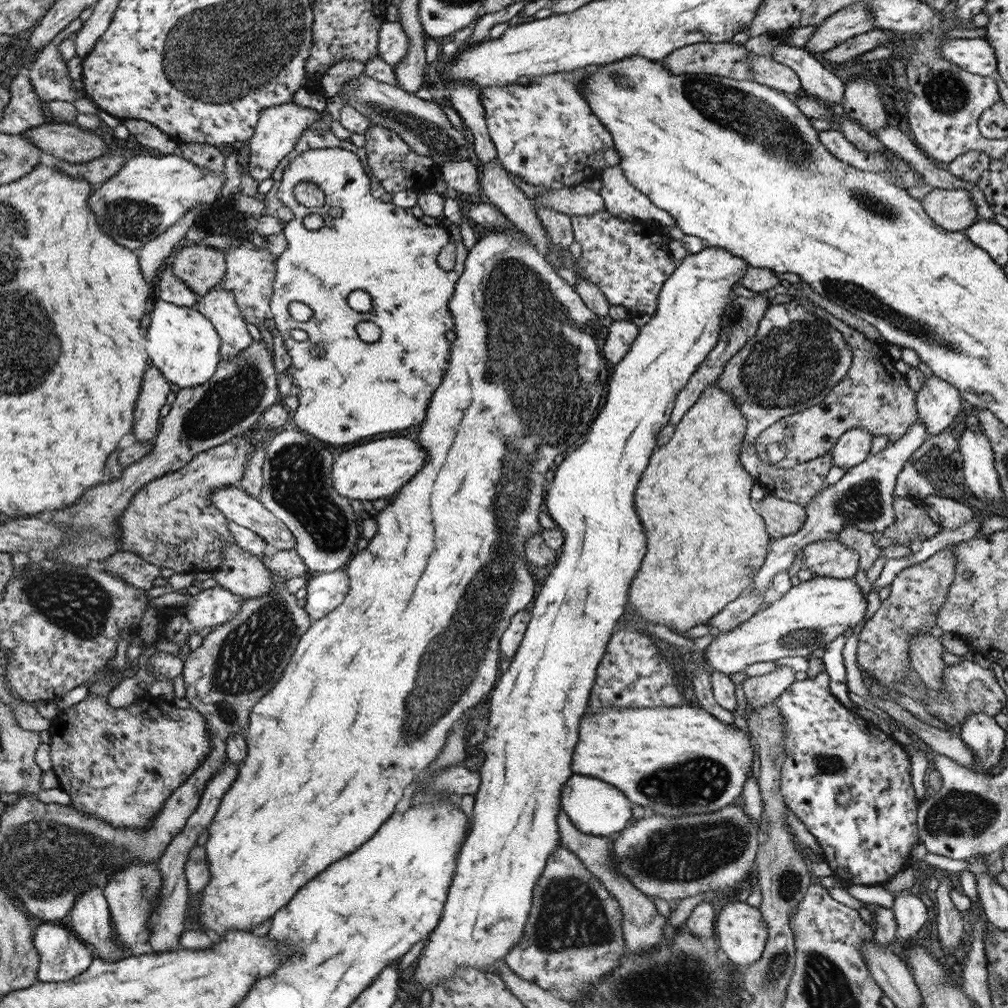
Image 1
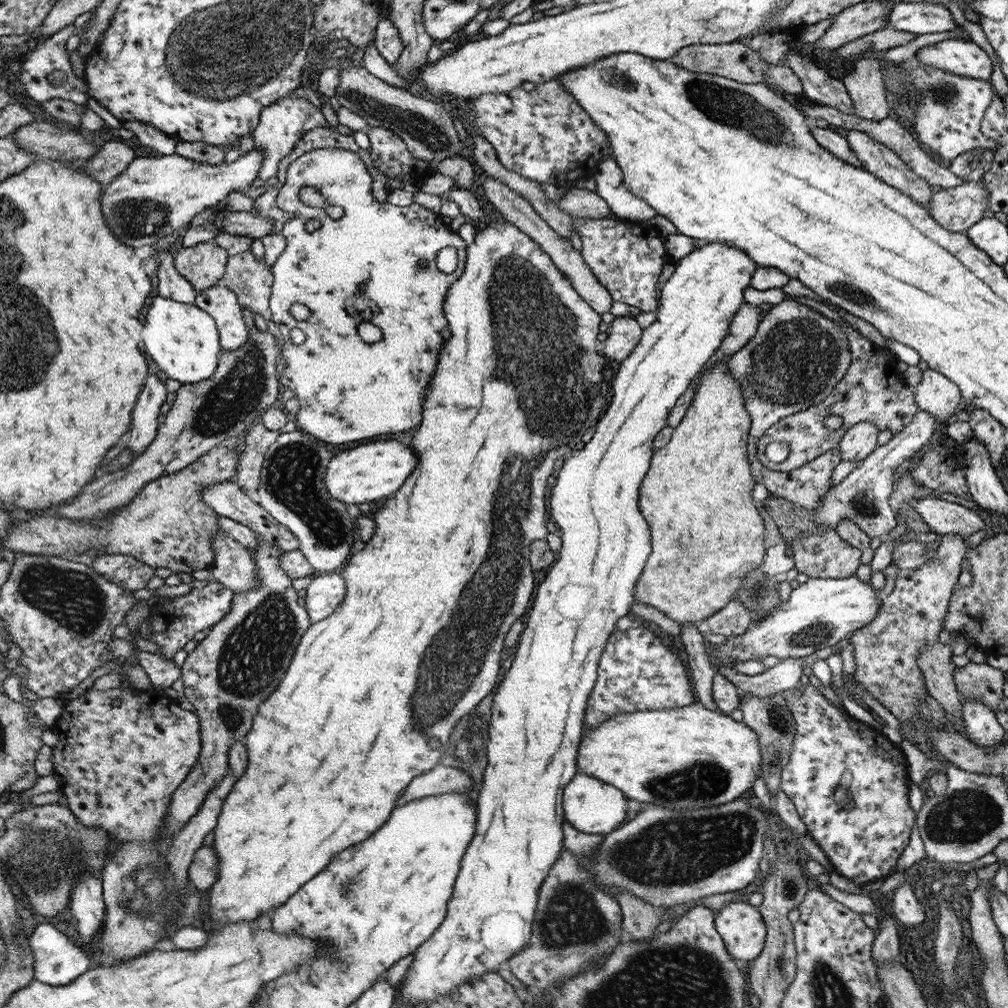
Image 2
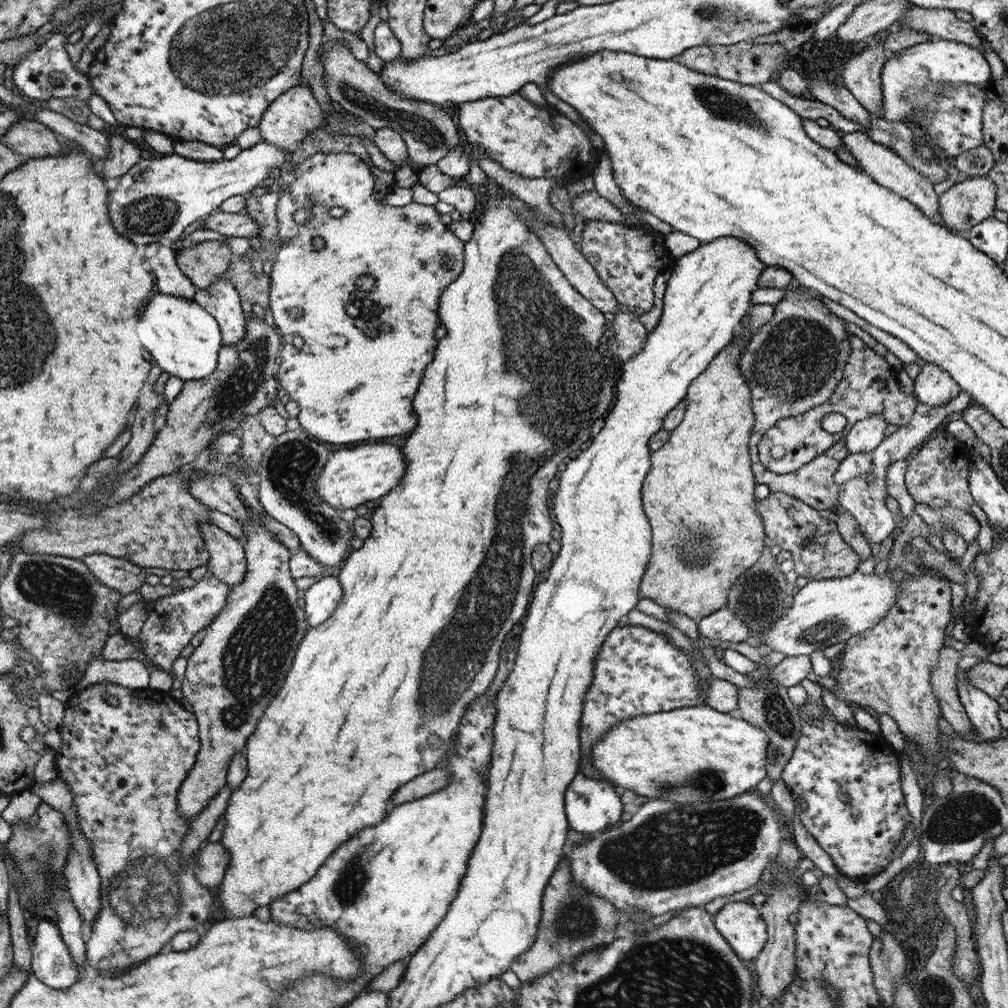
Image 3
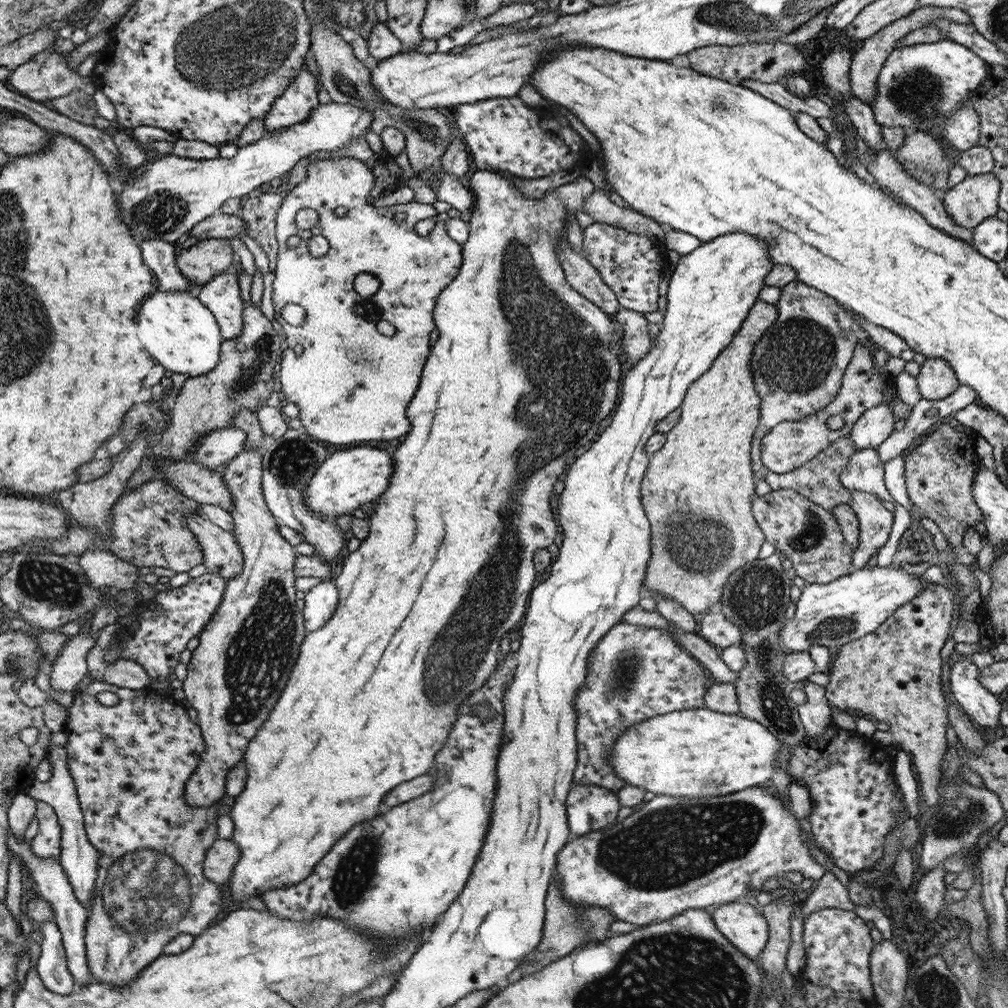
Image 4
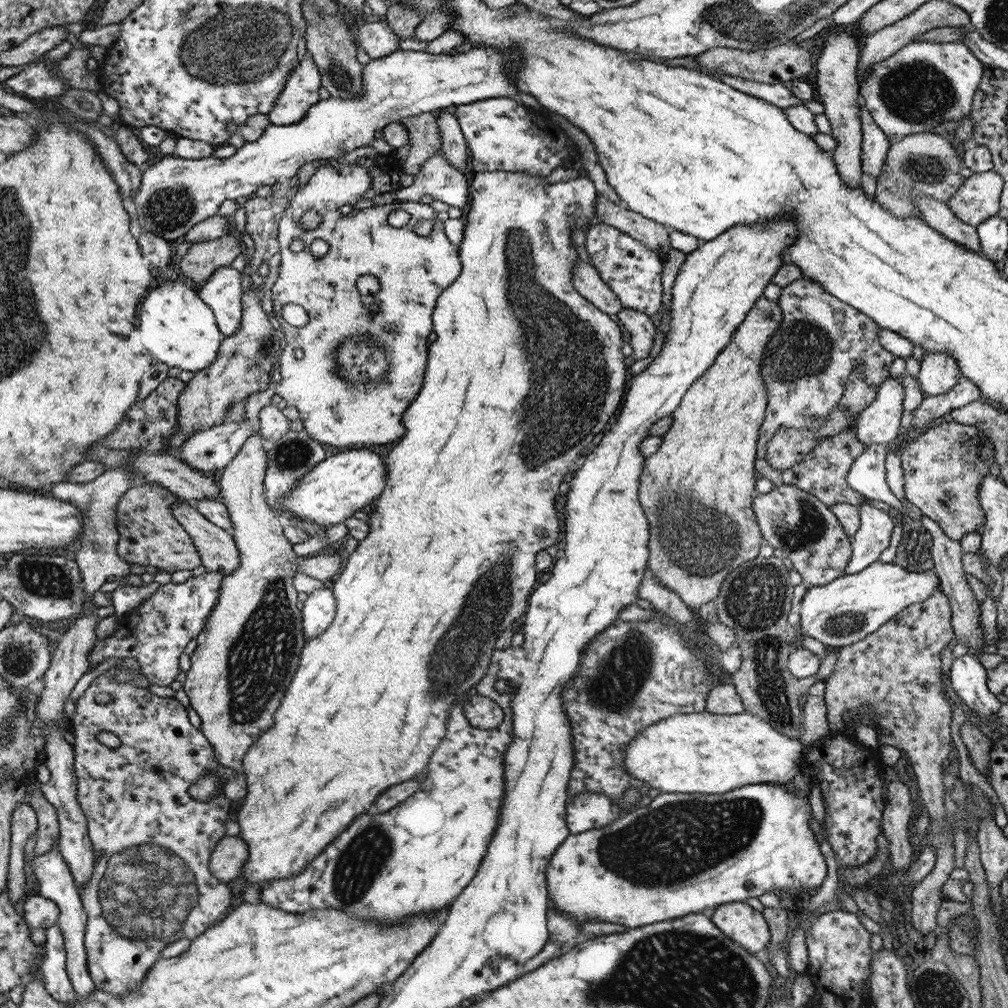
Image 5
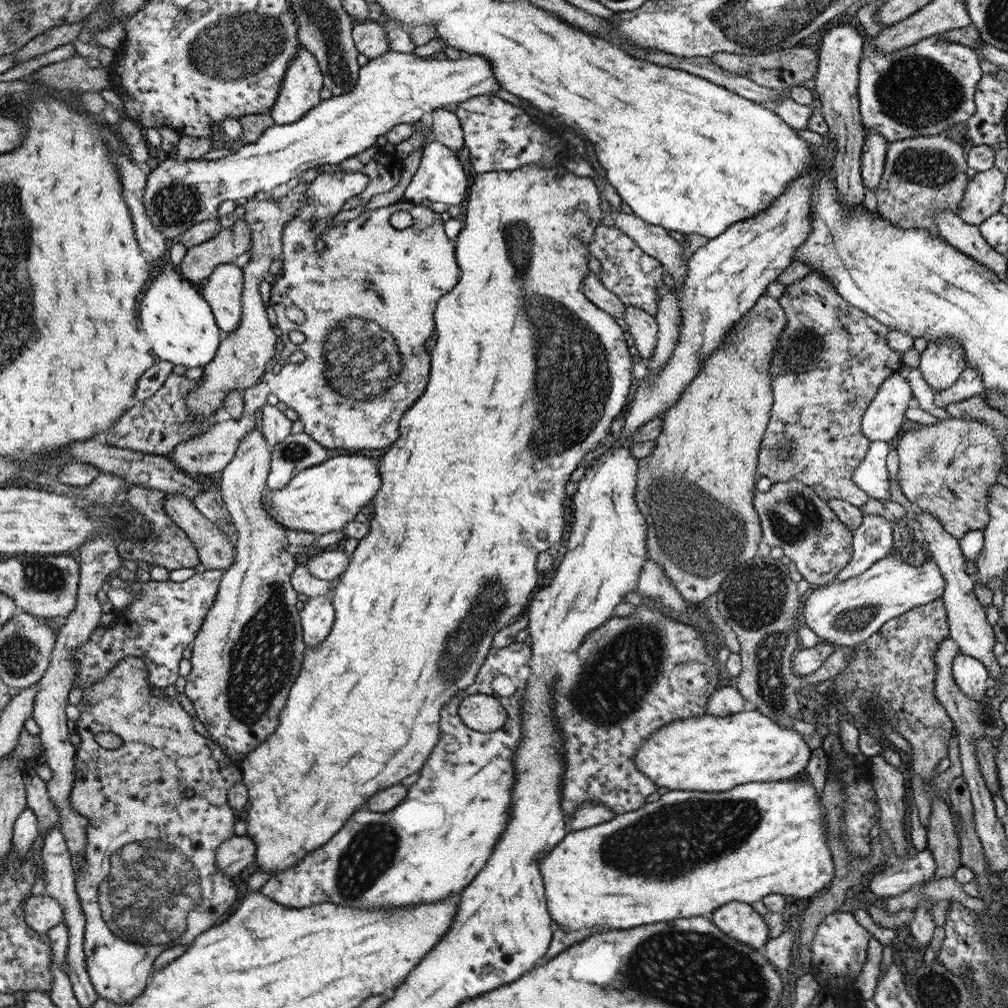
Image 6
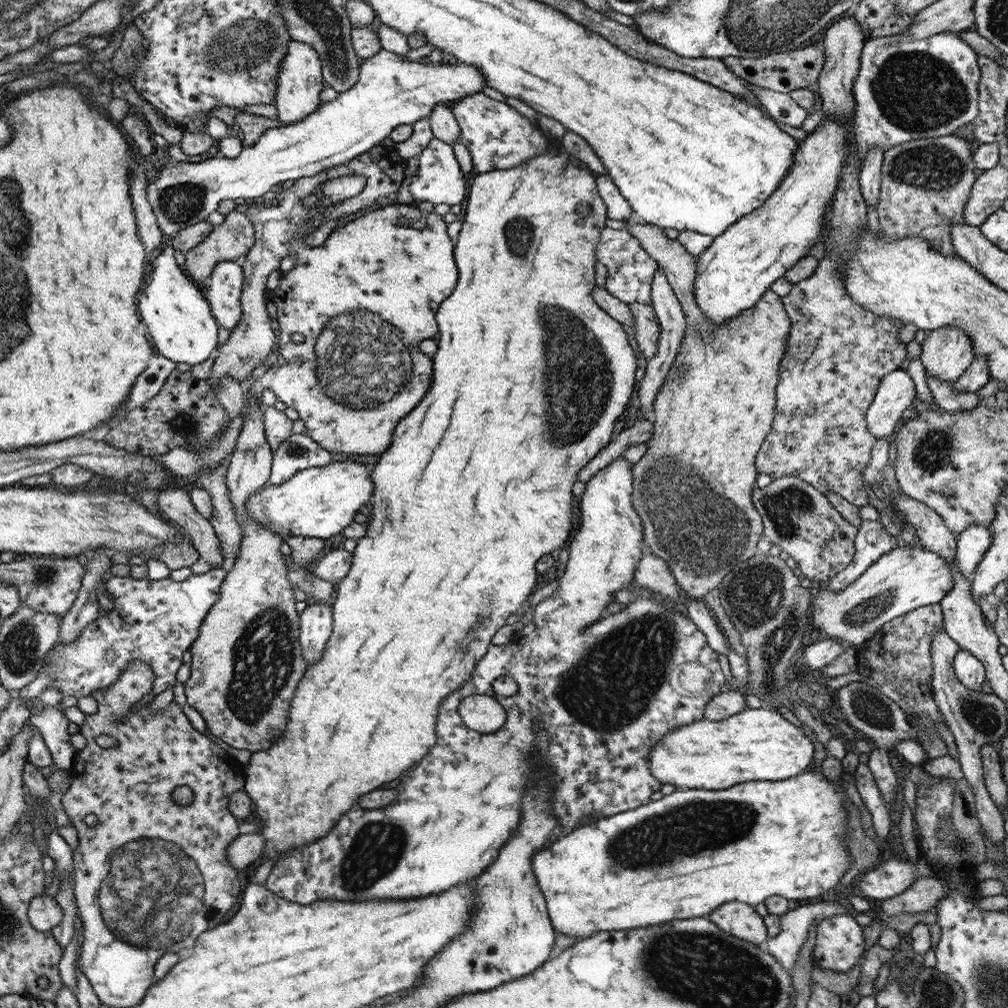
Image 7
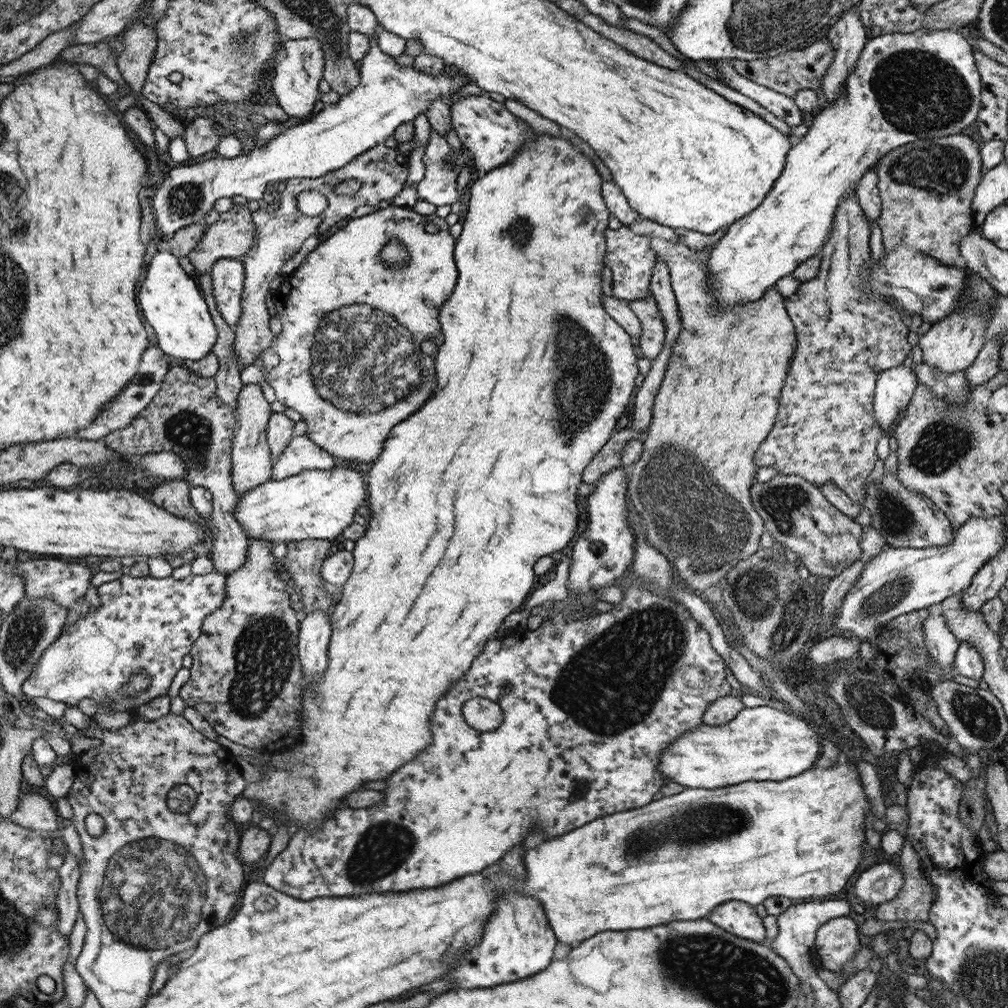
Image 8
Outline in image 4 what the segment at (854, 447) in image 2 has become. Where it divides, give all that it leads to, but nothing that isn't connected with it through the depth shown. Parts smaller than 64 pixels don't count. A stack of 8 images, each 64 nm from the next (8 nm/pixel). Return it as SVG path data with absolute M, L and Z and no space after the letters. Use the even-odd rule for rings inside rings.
M896 385L886 386L884 395L886 395L884 398L886 402L866 410L866 413L856 420L850 431L849 436L858 451L877 448L894 433L896 418L890 410L890 405L896 395Z

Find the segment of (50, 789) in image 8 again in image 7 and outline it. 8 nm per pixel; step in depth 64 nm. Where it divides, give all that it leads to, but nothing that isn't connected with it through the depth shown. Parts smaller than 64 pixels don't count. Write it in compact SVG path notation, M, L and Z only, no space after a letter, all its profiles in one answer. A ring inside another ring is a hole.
M28 724L27 729L33 734L29 742L27 761L30 761L33 765L40 768L51 768L52 774L47 777L47 782L49 783L48 787L50 787L50 792L52 794L48 799L56 812L53 825L55 825L56 828L60 826L71 826L73 822L65 813L65 809L61 803L62 797L70 787L70 782L72 782L70 769L68 771L57 770L57 768L54 767L52 755L48 748L46 748L46 743L44 743L40 731L31 724Z

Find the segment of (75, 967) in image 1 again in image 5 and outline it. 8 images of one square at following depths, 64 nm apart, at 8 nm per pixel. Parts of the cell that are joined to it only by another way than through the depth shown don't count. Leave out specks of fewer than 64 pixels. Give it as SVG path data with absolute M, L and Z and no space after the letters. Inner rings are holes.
M58 926L46 929L46 941L43 944L46 948L46 955L44 955L40 968L44 976L45 990L62 1003L74 1003L76 994L66 972L67 952L63 934L64 932Z

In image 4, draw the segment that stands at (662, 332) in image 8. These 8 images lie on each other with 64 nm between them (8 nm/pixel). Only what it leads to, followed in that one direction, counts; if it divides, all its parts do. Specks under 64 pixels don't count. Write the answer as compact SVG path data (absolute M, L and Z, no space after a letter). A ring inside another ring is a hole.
M620 308L612 320L616 320L615 322L618 322L619 327L624 330L618 334L618 340L622 354L626 354L628 358L628 363L635 363L650 351L652 343L648 321L642 313Z

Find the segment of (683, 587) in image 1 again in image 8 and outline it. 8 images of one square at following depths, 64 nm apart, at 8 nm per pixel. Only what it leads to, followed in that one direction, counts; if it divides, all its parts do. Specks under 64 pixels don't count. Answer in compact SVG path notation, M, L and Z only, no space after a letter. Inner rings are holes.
M646 236L646 238L649 241L649 248L655 253L656 258L661 259L667 265L682 324L680 324L680 334L678 334L678 338L672 346L672 356L670 356L668 369L653 402L652 420L647 435L642 440L644 452L632 467L628 468L629 487L627 498L632 500L633 508L644 520L643 524L646 526L648 544L654 546L660 554L666 556L671 565L676 568L680 580L684 582L684 586L688 590L702 595L707 588L714 586L722 578L725 578L725 575L738 564L738 561L752 556L759 549L758 543L760 542L760 536L764 534L765 522L754 509L750 494L750 488L755 483L758 469L755 464L755 454L760 444L764 442L764 439L772 430L777 419L782 385L786 381L789 361L792 359L794 351L796 351L796 330L790 316L787 314L785 298L775 290L775 287L766 290L759 300L733 307L728 311L718 309L717 306L714 307L713 299L707 296L707 290L712 288L706 284L707 259L712 246L701 252L694 252L683 243L663 240L662 238L650 238L650 236Z

